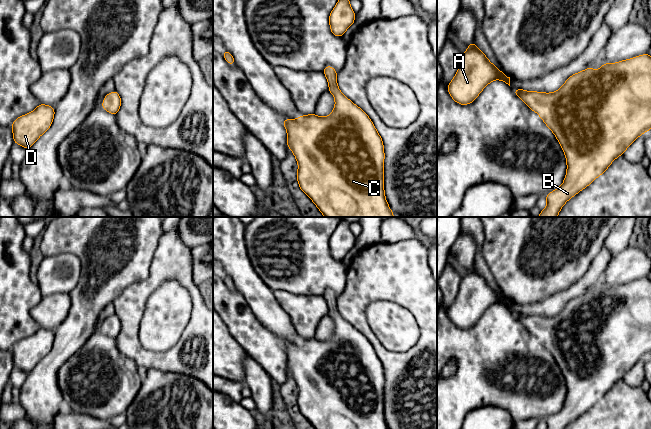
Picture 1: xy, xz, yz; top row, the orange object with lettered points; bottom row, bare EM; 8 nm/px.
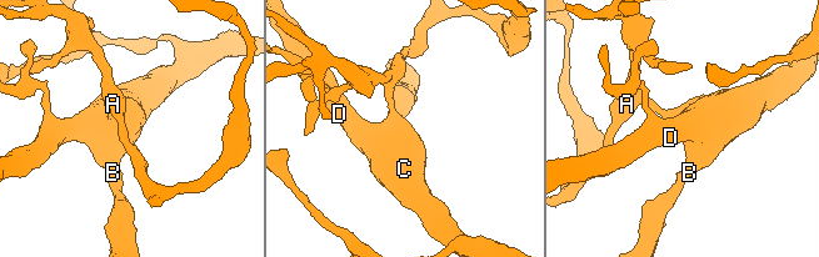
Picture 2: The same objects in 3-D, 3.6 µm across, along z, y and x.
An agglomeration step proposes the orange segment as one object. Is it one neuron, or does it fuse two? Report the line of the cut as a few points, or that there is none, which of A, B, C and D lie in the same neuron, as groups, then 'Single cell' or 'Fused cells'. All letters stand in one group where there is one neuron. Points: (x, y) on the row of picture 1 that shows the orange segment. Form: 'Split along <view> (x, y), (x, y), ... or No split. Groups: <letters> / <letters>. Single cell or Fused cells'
No split. Groups: A B C D. Single cell

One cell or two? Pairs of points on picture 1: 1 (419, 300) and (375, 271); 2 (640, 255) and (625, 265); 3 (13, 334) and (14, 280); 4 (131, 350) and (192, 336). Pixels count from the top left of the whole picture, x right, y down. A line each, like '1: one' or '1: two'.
1: one
2: one
3: one
4: one

